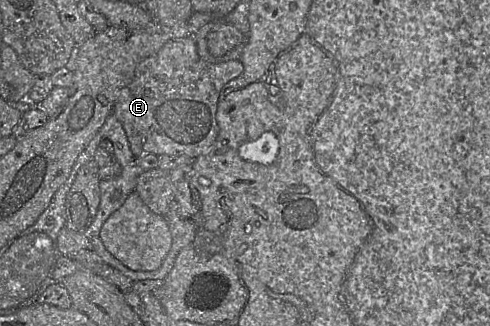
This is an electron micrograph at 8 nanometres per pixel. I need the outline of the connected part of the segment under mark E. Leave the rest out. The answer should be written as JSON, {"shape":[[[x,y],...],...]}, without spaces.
{"shape":[[[193,36],[175,39],[166,43],[155,55],[142,60],[136,67],[132,82],[124,87],[117,97],[113,114],[122,124],[133,155],[146,154],[187,156],[195,159],[206,153],[218,135],[216,111],[222,89],[243,72],[240,60],[210,63],[203,60],[197,51]]]}

